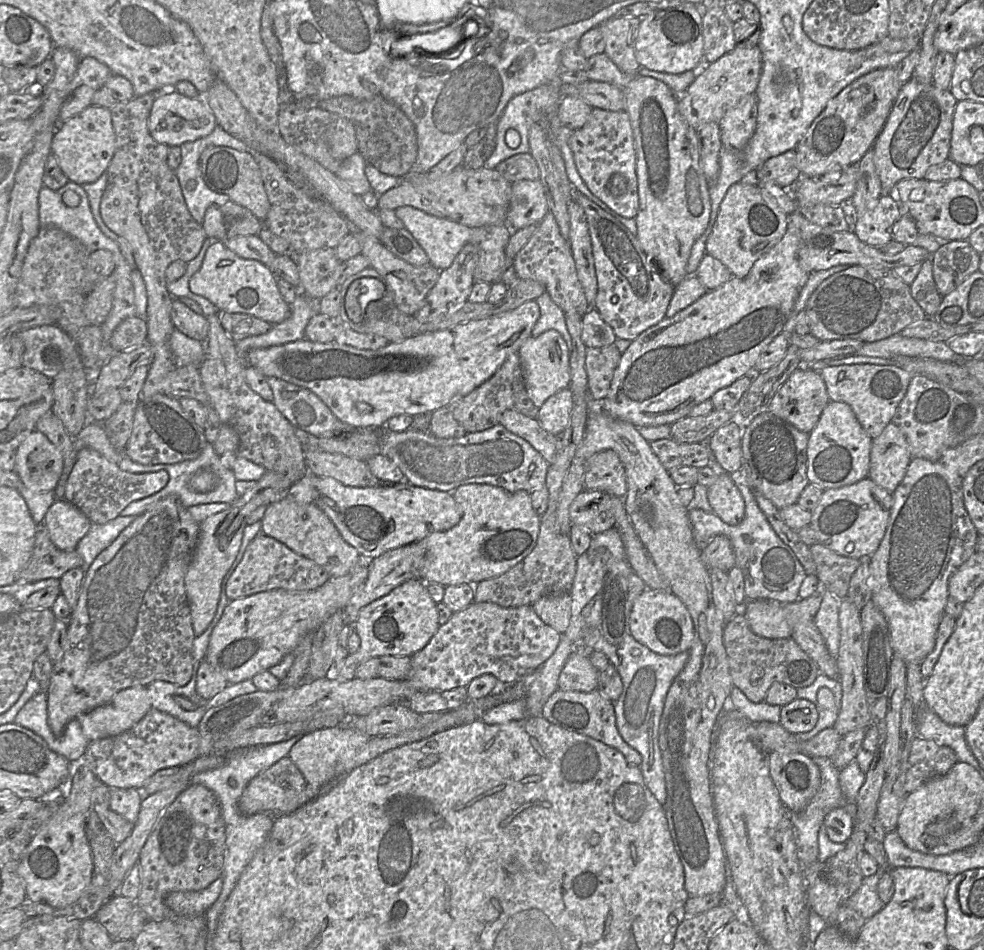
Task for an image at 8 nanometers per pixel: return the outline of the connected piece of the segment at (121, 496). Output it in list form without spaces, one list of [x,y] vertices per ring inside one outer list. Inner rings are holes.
[[[83,447],[77,453],[76,462],[68,477],[64,499],[84,513],[92,523],[104,524],[119,516],[131,502],[160,491],[166,486],[168,479],[169,475],[165,470],[150,473],[123,471],[118,464],[98,451]]]

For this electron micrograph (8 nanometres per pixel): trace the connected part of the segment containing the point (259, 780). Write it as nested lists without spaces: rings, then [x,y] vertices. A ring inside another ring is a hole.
[[[288,756],[260,772],[244,788],[238,809],[244,815],[287,814],[287,807],[298,799],[307,782]]]

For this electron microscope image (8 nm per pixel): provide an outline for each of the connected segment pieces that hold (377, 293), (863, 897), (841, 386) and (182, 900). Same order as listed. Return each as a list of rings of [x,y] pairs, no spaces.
[[[361,278],[355,280],[347,289],[344,306],[349,319],[360,322],[365,314],[367,305],[379,300],[385,294],[384,283],[380,281]]]
[[[878,866],[878,871],[871,876],[864,877],[859,889],[841,905],[846,905],[857,911],[865,920],[869,920],[885,905],[879,898],[877,886],[885,869]]]
[[[850,364],[820,369],[830,401],[847,403],[865,432],[877,438],[892,421],[912,375],[897,365]]]
[[[221,875],[203,890],[170,892],[165,896],[164,902],[176,915],[186,917],[204,915],[218,898],[222,884]]]

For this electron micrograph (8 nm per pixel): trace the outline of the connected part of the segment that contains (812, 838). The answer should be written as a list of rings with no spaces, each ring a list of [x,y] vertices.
[[[811,757],[811,758],[813,759],[814,763],[818,766],[820,771],[820,778],[821,778],[820,787],[816,795],[813,797],[813,799],[810,801],[810,803],[805,807],[803,811],[801,811],[800,813],[791,813],[791,822],[795,830],[797,852],[803,870],[803,876],[804,876],[804,871],[807,869],[807,867],[818,861],[818,853],[819,853],[818,833],[820,831],[821,826],[823,825],[825,816],[832,809],[837,807],[844,807],[845,805],[851,803],[845,799],[845,797],[841,792],[840,785],[839,785],[840,770],[834,766],[831,758],[828,757]]]

